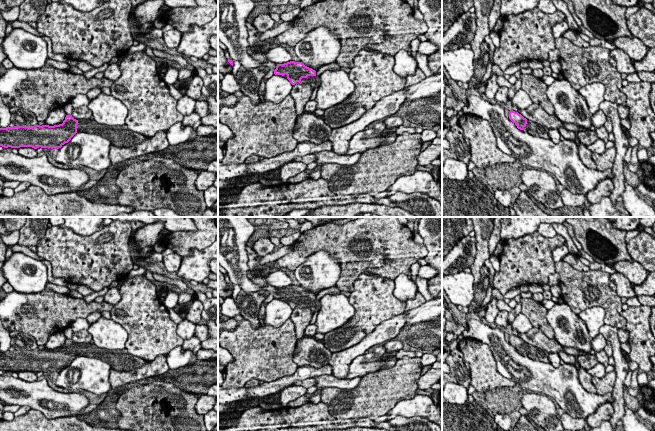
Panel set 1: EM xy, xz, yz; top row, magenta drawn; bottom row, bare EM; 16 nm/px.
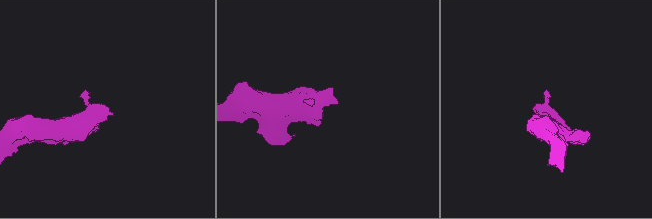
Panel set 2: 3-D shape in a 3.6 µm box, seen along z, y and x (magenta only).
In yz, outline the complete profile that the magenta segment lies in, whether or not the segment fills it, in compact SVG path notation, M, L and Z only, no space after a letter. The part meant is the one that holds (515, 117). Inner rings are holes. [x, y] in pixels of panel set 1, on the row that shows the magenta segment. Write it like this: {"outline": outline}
{"outline": "M515 111L509 112L509 119L517 126L518 129L524 130L527 129L527 132L530 135L549 139L549 129L542 127L532 121L527 120L521 114Z"}

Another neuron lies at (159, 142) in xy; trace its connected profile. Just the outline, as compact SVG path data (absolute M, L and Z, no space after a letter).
M159 131L153 137L148 137L146 140L132 147L116 147L111 144L111 164L121 163L146 154L158 153L169 146L166 132L164 131Z

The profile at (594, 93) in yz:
M594 82L583 86L577 91L586 99L588 110L593 115L600 109L600 103L604 101L606 87L600 82Z

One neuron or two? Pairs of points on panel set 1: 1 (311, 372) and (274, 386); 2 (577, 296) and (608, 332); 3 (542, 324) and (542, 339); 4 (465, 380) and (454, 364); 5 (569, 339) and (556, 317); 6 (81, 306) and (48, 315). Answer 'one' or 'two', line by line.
1: one
2: two
3: two
4: one
5: one
6: one

